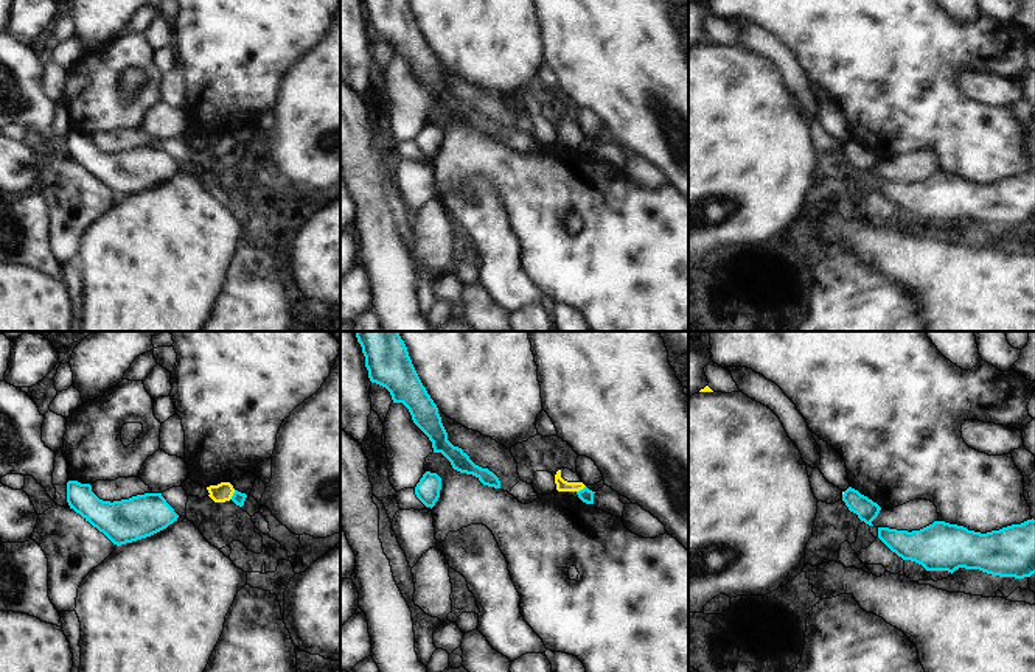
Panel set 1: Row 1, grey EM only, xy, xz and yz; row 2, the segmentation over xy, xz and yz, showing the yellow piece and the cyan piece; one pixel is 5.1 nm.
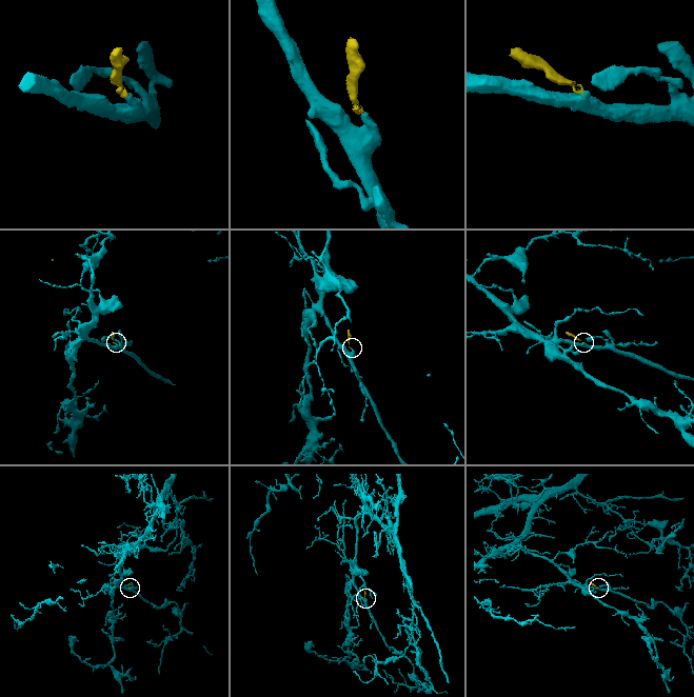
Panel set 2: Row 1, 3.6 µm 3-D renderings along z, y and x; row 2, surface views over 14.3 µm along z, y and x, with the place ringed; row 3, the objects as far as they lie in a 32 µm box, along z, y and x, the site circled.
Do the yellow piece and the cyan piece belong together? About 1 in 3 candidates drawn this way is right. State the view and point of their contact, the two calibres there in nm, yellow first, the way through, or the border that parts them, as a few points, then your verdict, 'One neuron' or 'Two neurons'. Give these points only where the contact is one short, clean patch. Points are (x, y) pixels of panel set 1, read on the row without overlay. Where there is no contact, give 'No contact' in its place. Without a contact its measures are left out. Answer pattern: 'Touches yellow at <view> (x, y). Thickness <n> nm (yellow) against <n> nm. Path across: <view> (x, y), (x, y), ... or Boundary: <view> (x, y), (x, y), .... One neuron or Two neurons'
Touches yellow at xy (232, 146). Thickness 100 nm (yellow) against 70 nm. Boundary: xy (235, 142), (230, 150). Two neurons.

